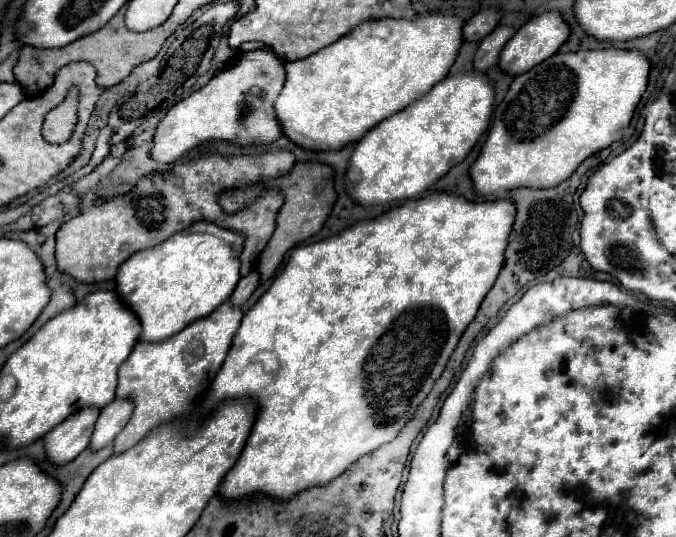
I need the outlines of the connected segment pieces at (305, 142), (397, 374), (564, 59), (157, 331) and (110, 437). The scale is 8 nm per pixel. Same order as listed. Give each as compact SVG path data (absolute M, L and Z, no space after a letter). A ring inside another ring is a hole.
M428 14L428 16L418 16L416 20L392 20L392 18L384 18L384 20L368 20L364 24L360 24L352 34L342 36L338 42L334 42L332 46L318 50L316 54L312 54L312 58L302 58L302 60L294 60L294 62L286 62L286 82L284 88L278 96L278 100L274 102L274 110L278 116L278 122L282 126L282 132L300 148L304 150L312 150L312 152L328 152L328 150L340 150L348 144L356 144L368 130L372 130L372 126L378 126L384 118L404 110L406 106L410 106L416 98L422 98L436 82L444 80L450 66L454 64L458 50L462 46L462 20L458 16L450 16L450 14Z
M436 192L420 200L408 200L402 206L382 214L380 218L358 222L326 240L298 246L292 252L290 260L286 262L284 270L276 276L272 286L266 290L266 294L244 314L242 324L228 350L228 358L224 360L224 366L218 370L208 394L204 396L204 402L200 404L202 418L206 418L218 404L230 398L246 396L246 398L254 398L258 404L256 420L246 440L246 446L238 462L226 474L224 482L218 488L220 498L242 498L242 496L254 496L254 494L264 494L268 498L292 498L292 494L298 494L300 490L306 490L312 486L324 486L332 482L364 454L370 454L376 448L392 442L400 434L404 424L414 416L416 408L422 404L422 400L432 390L434 382L444 372L444 366L450 354L454 352L462 332L474 320L480 302L484 300L486 292L492 288L504 262L504 250L506 250L508 234L512 230L512 222L514 222L514 206L510 200L476 204L476 202L466 202L460 196Z
M608 48L608 50L580 50L580 52L574 52L574 54L554 54L552 58L544 60L542 64L534 66L532 70L528 70L526 74L520 74L512 80L504 100L498 104L498 108L494 110L494 122L492 122L492 128L488 132L488 138L480 150L480 156L476 158L476 162L470 166L470 178L472 178L472 186L474 186L474 192L478 196L490 196L490 194L496 194L498 190L516 190L520 186L528 186L528 188L552 188L552 186L558 186L562 184L566 178L570 178L576 168L592 154L608 148L612 142L620 140L624 136L624 130L628 128L632 116L634 116L634 110L636 110L636 104L640 102L644 90L646 90L646 84L648 84L648 72L650 72L650 62L648 58L642 54L642 52L634 52L634 50L616 50L616 48Z
M196 222L166 242L130 256L116 274L114 290L142 324L138 340L162 342L224 304L240 280L242 244L244 238L232 230Z
M116 398L114 402L110 402L98 416L94 432L92 432L92 442L88 444L90 450L102 450L106 446L110 446L114 442L114 438L118 436L118 432L128 424L132 414L132 402L130 400L122 400Z

